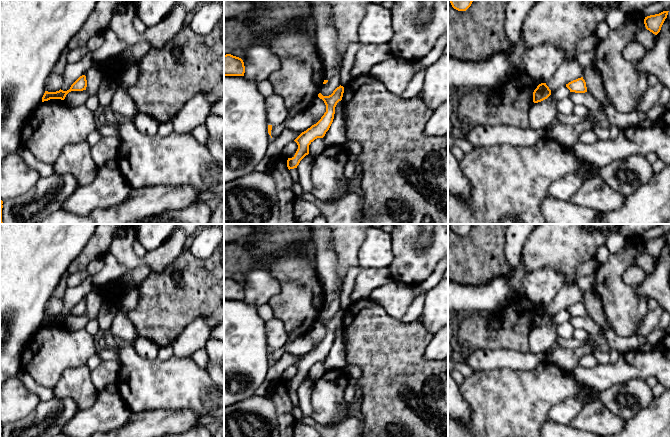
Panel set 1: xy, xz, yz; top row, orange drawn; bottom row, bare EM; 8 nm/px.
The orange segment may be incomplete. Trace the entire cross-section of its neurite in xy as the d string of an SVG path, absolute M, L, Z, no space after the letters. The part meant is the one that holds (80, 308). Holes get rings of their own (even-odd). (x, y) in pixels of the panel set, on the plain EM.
M82 299L71 309L70 313L67 315L63 315L61 313L59 315L56 315L56 316L45 315L45 317L42 321L42 326L48 325L50 323L64 324L66 319L69 316L71 316L71 315L83 315L83 314L86 314L86 311L87 311L86 300Z

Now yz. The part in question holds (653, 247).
M663 235L659 238L645 241L644 248L646 253L657 259L660 256L665 243L667 242L668 236L669 235Z

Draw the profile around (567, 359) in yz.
M589 337L577 348L558 347L550 350L545 359L564 371L571 372L579 366L581 357L593 354L596 349L604 348L596 343L595 338Z

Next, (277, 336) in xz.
M273 317L265 322L269 349L281 349L289 340L284 323Z

